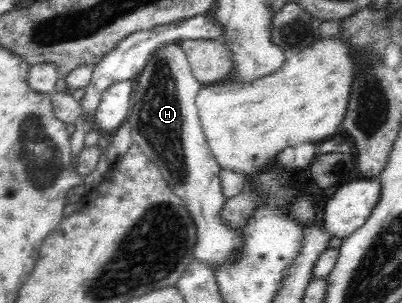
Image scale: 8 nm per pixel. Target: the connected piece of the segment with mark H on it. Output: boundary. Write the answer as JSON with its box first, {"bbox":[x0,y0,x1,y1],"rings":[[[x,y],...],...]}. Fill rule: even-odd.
{"bbox":[126,42,242,268],"rings":[[[177,42],[154,51],[138,79],[132,97],[132,112],[126,119],[132,126],[133,143],[138,144],[150,161],[158,166],[166,183],[184,201],[197,229],[194,257],[214,268],[224,259],[234,257],[234,253],[238,255],[236,251],[242,247],[242,238],[218,218],[218,211],[225,200],[218,178],[220,166],[205,138],[194,103],[198,89],[204,85],[192,76],[186,54]]]}

